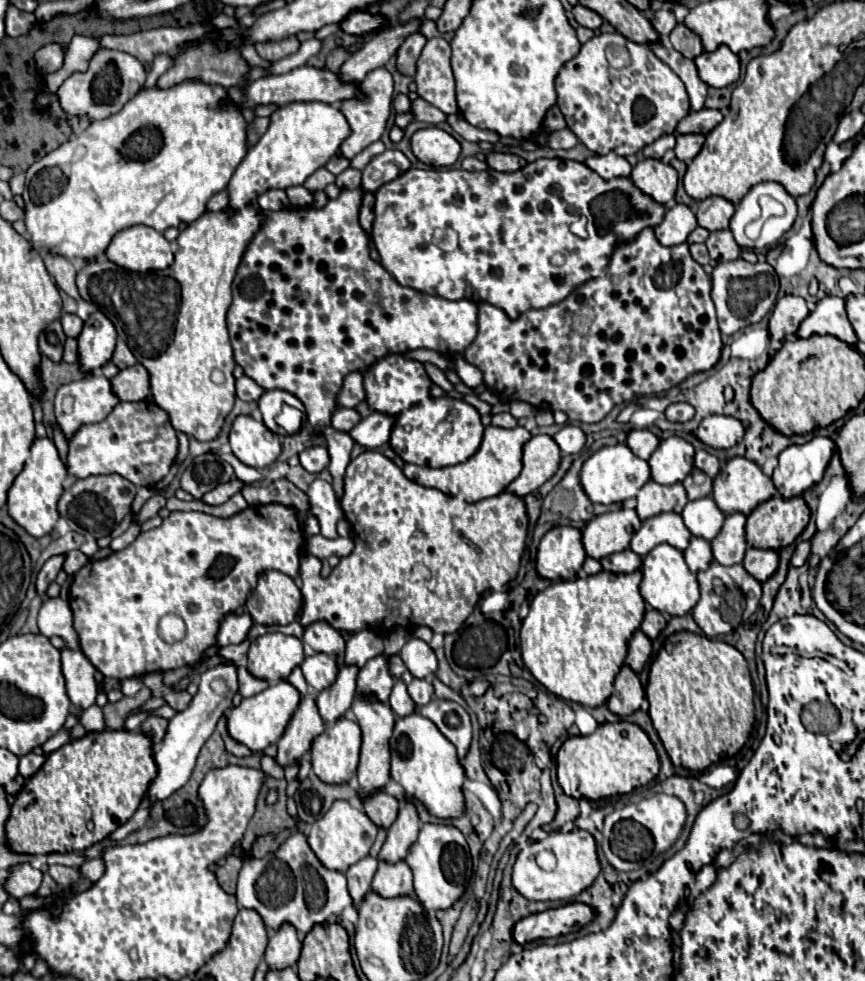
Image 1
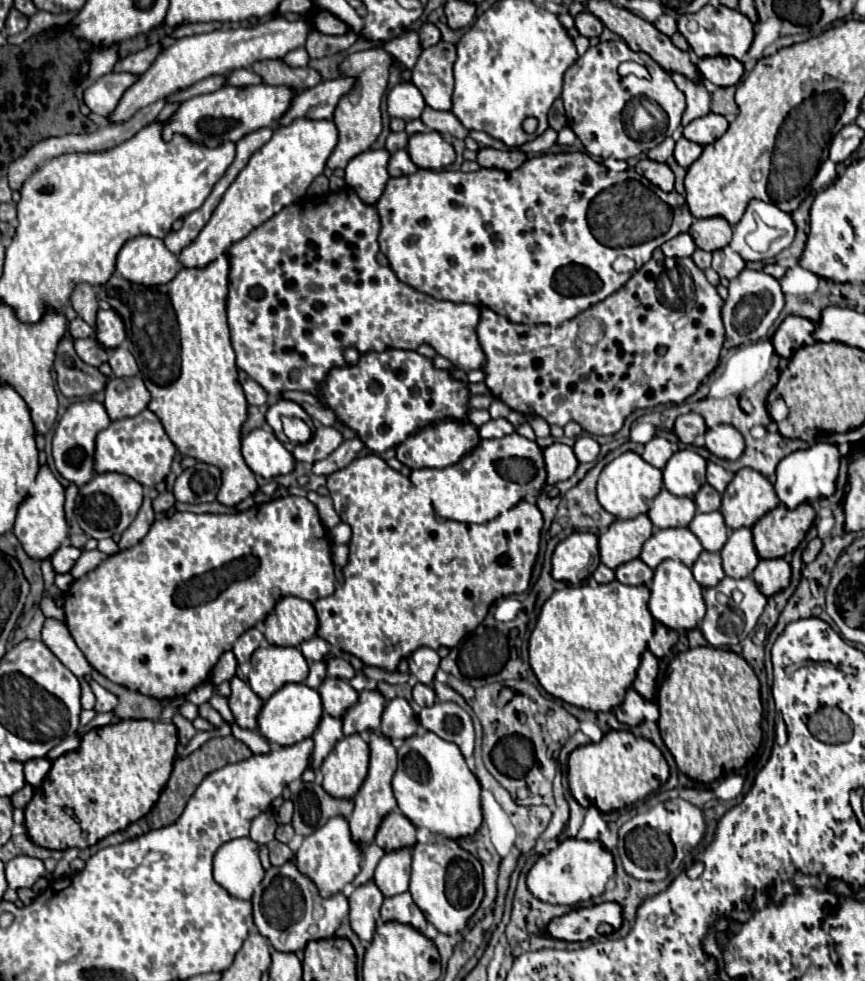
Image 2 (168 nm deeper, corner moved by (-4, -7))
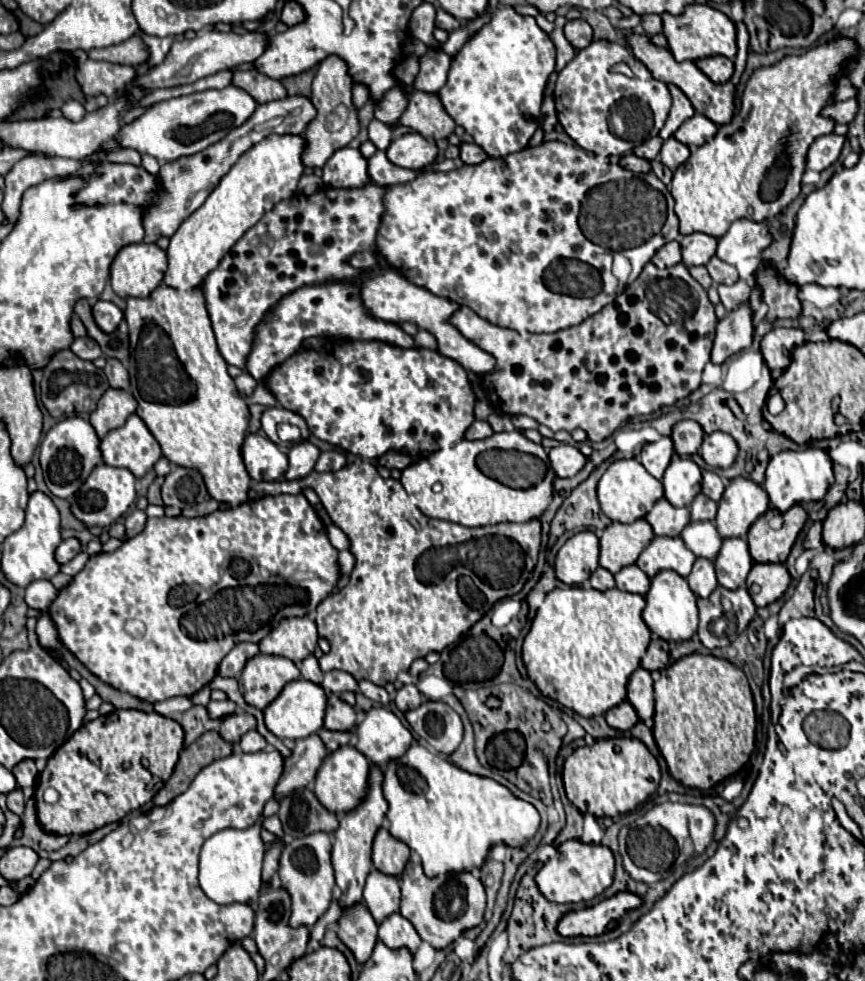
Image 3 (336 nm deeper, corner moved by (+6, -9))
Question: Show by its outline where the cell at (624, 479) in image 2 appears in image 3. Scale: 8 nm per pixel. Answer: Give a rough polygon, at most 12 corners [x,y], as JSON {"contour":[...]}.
{"contour":[[616,460],[598,482],[612,522],[644,518],[664,496],[636,460]]}

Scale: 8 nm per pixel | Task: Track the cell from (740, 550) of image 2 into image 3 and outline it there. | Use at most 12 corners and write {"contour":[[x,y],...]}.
{"contour":[[724,538],[718,584],[744,586],[754,560],[744,538]]}

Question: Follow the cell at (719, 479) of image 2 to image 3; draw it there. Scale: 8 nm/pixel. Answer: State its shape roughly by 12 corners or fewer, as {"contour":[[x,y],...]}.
{"contour":[[702,472],[702,492],[718,502],[724,480],[716,472]]}

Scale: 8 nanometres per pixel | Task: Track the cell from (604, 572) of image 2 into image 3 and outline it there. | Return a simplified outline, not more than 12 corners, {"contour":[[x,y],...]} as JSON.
{"contour":[[596,568],[590,584],[596,590],[614,588],[614,576]]}

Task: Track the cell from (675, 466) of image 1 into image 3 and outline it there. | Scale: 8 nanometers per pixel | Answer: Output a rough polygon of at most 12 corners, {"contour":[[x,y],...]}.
{"contour":[[672,456],[662,484],[672,506],[700,492],[700,468]]}

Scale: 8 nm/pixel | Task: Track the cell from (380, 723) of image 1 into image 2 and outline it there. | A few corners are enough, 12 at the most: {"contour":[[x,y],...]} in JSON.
{"contour":[[370,730],[370,770],[348,820],[352,842],[374,840],[396,810],[396,748]]}

